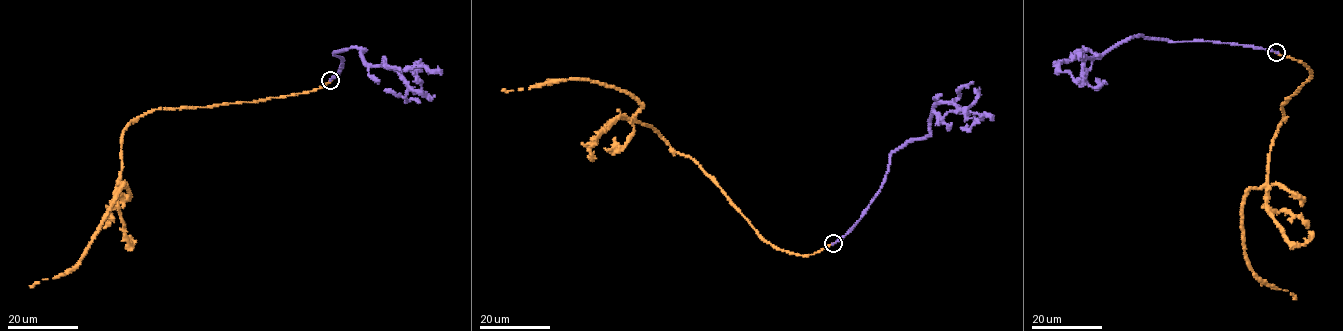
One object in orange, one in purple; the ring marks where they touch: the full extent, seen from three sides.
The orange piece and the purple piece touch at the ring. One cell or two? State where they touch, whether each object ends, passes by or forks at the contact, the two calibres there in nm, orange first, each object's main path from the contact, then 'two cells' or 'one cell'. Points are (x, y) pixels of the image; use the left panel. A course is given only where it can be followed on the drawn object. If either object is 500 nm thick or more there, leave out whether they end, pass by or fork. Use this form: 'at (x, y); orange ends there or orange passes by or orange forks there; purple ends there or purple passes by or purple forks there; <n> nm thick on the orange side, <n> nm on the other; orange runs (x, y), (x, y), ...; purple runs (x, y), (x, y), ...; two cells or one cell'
at (330, 80); orange ends there; purple ends there; 280 nm thick on the orange side, 280 nm on the other; orange runs (331, 80), (279, 97), (139, 116), (122, 137), (122, 185), (89, 247), (66, 273), (29, 286); purple runs (331, 80), (342, 61), (335, 51), (363, 48), (367, 65), (398, 73), (406, 100), (384, 89); two cells

